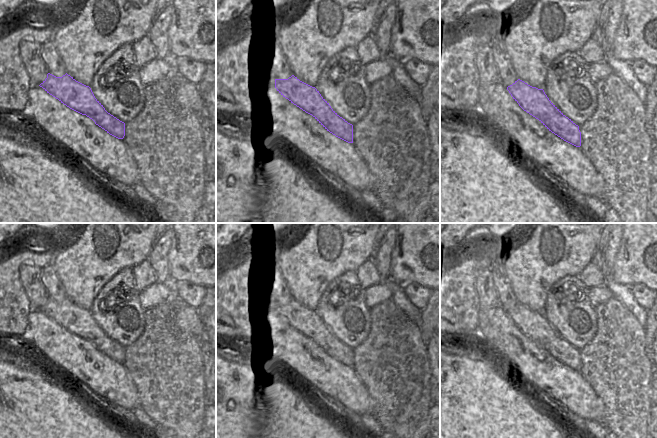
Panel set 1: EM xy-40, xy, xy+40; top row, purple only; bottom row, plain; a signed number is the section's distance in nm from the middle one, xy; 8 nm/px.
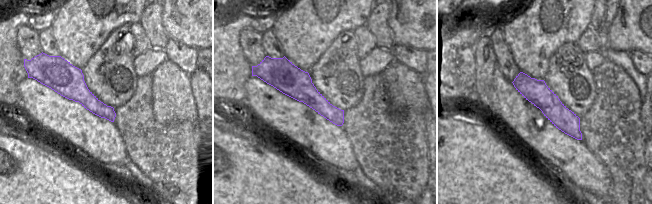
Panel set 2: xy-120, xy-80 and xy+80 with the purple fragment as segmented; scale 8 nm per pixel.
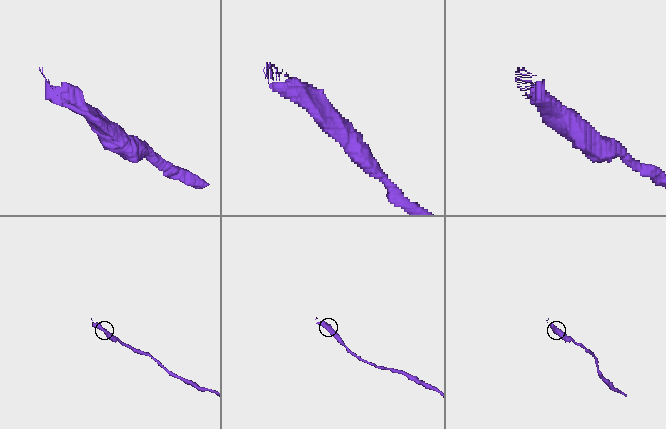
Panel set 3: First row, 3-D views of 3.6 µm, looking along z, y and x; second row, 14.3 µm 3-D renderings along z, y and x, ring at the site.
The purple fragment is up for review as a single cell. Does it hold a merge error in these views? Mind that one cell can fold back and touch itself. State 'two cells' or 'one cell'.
one cell

